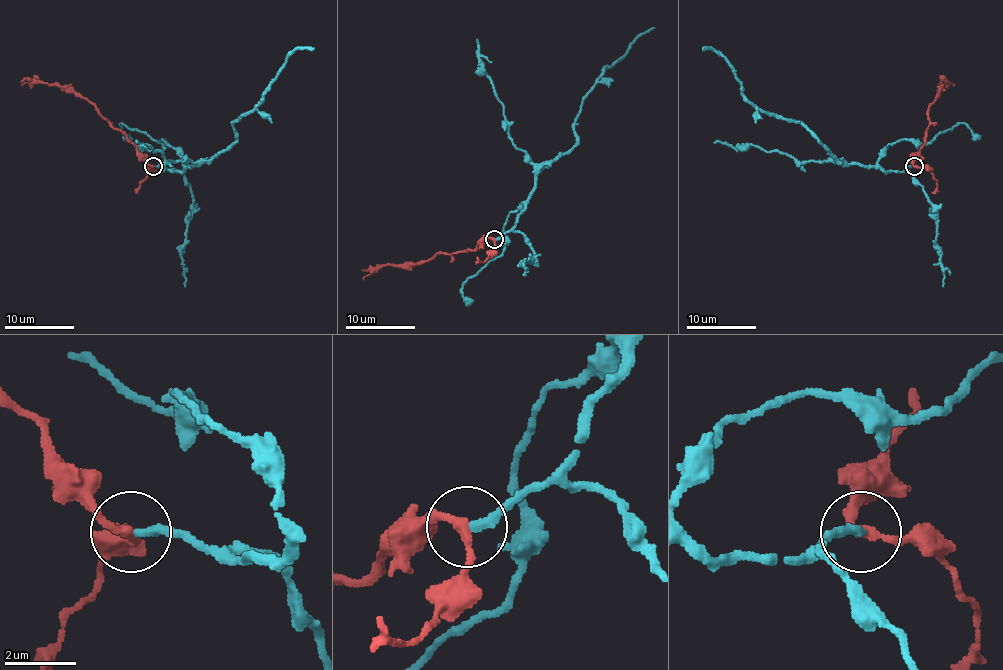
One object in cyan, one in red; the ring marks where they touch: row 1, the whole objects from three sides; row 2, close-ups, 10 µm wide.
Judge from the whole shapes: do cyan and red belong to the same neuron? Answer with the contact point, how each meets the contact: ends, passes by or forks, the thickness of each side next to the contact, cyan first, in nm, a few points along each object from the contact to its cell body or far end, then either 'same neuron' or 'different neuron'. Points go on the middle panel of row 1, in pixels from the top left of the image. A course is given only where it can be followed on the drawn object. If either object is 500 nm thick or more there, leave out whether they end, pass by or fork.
at (494, 239); cyan ends there; red passes by; 260 nm thick on the cyan side, 240 nm on the other; cyan runs (495, 240), (515, 224), (534, 187), (534, 175), (577, 142), (574, 125), (596, 78), (654, 27); red runs (494, 240), (487, 238), (473, 250), (436, 254), (427, 261), (377, 266), (363, 280); same neuron

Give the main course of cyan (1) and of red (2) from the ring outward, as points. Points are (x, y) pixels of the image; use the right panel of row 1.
1: (915, 166), (899, 171), (840, 162), (800, 124), (768, 115), (753, 105), (725, 59), (712, 49), (702, 47)
2: (915, 166), (913, 157), (925, 143), (929, 106), (936, 99), (941, 82), (955, 84)

